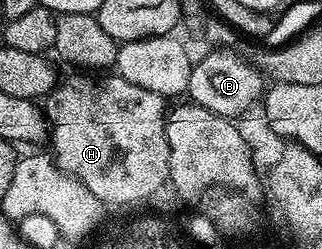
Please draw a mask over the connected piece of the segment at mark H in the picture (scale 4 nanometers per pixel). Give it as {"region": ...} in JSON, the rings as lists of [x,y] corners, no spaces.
{"region":[[[91,74],[75,75],[79,76],[56,83],[43,104],[49,127],[49,150],[55,164],[81,181],[105,206],[133,204],[151,197],[168,183],[171,175],[164,97],[129,83],[117,74],[107,74],[111,76],[105,78]]]}

